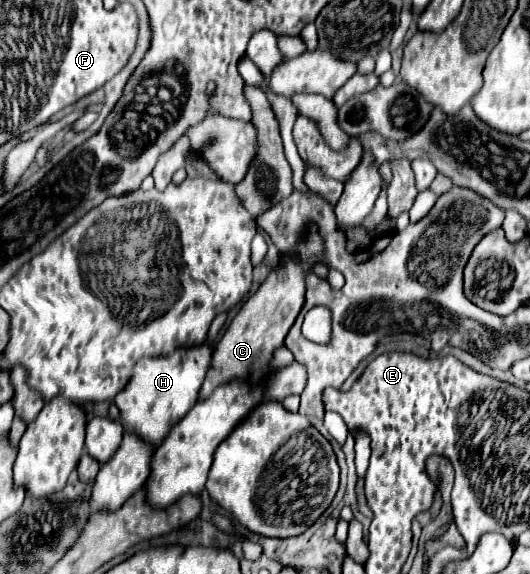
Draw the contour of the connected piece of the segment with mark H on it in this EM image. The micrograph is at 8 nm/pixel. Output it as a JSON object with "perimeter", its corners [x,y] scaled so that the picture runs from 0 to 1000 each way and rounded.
{"perimeter":[[[385,596],[370,606],[340,606],[325,620],[264,627],[238,676],[215,693],[234,749],[264,760],[264,767],[275,774],[298,777],[317,760],[325,742],[336,739],[336,732],[343,732],[343,725],[351,725],[355,714],[370,704],[377,672],[396,641],[396,624],[400,603]]]}

